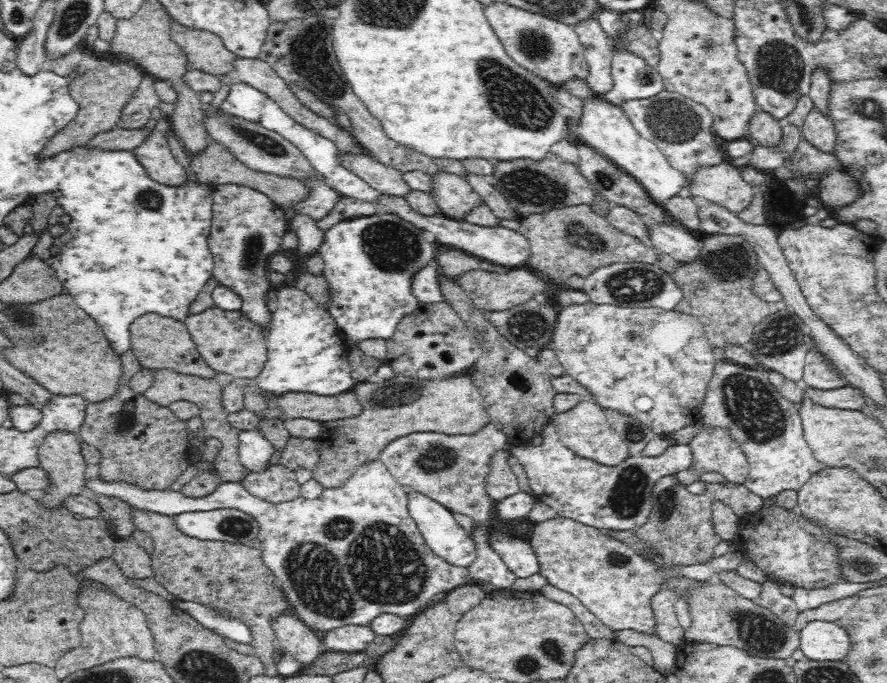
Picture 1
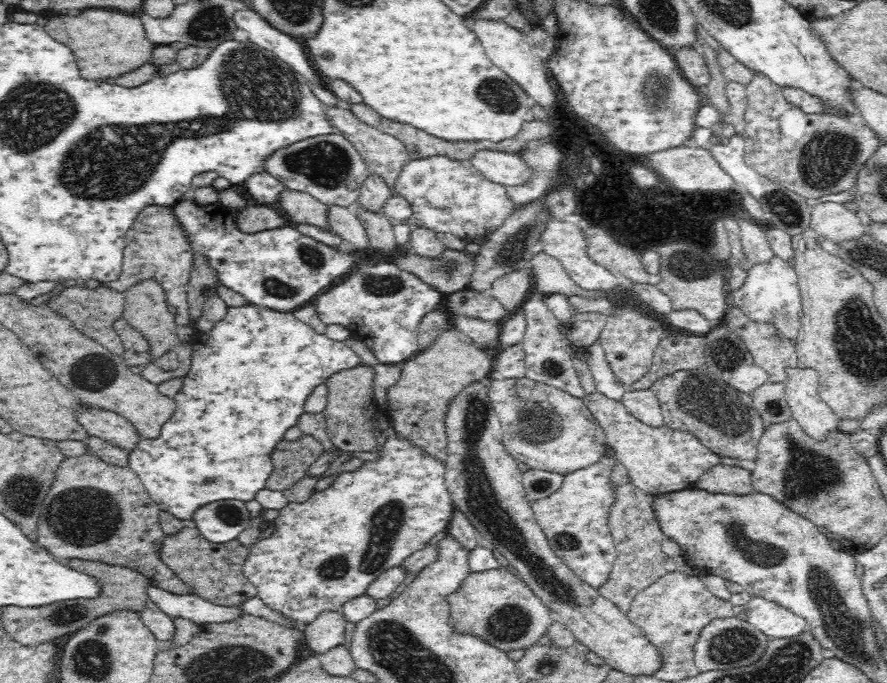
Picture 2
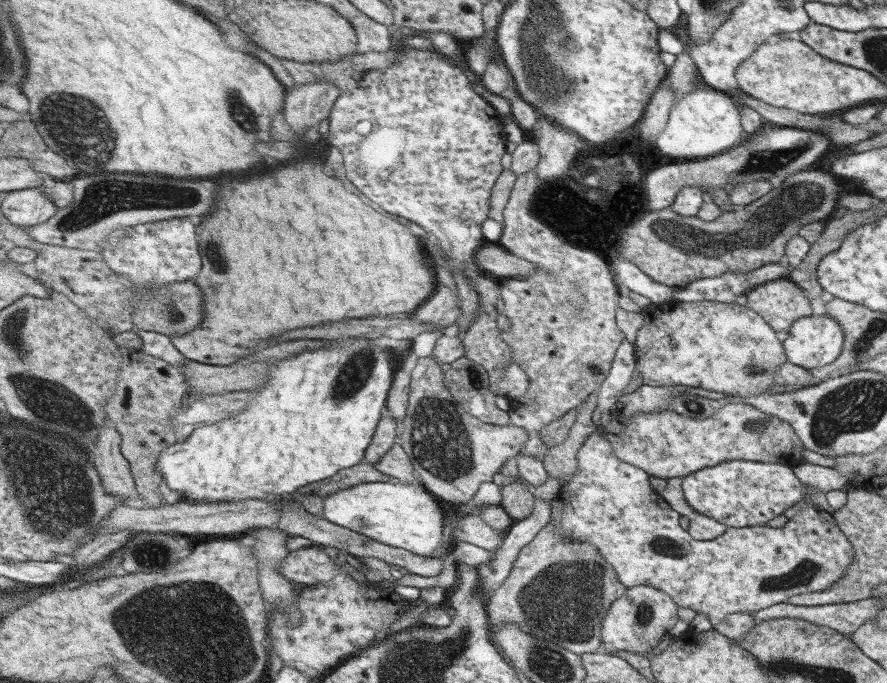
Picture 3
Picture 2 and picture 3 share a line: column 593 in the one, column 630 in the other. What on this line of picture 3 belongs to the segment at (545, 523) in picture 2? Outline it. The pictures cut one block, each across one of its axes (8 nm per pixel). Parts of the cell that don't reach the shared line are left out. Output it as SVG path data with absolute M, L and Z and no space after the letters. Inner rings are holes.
M593 432L585 438L583 446L575 452L577 470L569 476L567 484L561 486L555 496L557 504L561 504L561 518L551 522L555 538L563 542L579 542L583 546L591 546L615 572L615 578L623 588L633 586L651 586L667 592L677 606L685 606L695 610L695 614L705 614L709 624L715 626L723 622L729 614L751 614L763 610L767 606L775 606L795 598L799 594L811 594L827 590L833 582L843 578L847 566L851 566L851 558L855 552L851 550L851 542L839 530L835 518L825 510L819 510L811 504L811 490L827 494L829 490L845 490L845 476L835 472L833 468L799 464L791 470L799 478L805 488L805 496L801 500L801 508L787 518L785 526L769 528L769 526L743 526L743 528L727 528L719 538L701 542L689 536L687 530L679 528L679 512L675 512L661 494L653 492L649 486L649 474L641 468L635 468L615 456L611 456L609 444Z

